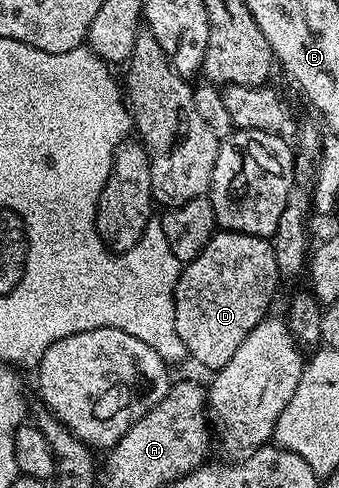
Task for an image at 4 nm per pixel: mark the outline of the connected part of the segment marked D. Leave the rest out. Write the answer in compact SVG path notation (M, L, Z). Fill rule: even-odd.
M218 231L207 242L207 246L203 246L200 254L182 267L181 277L175 286L175 330L186 353L210 370L227 366L235 350L239 350L243 338L247 338L247 334L251 334L251 330L255 330L255 326L259 326L259 322L270 315L269 307L273 304L277 283L279 277L275 266L275 250L266 237Z

